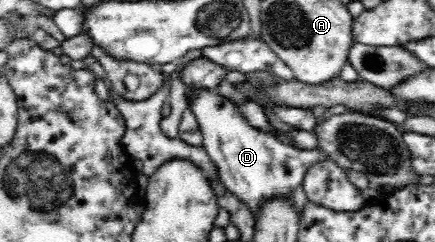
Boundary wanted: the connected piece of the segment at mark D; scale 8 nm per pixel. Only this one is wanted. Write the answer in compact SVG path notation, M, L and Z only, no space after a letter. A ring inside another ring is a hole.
M195 87L186 88L187 104L190 106L192 116L196 117L197 123L202 133L202 146L209 158L215 163L219 182L224 185L230 193L247 205L251 215L256 220L256 216L263 205L270 200L287 199L292 201L295 188L303 182L305 173L311 164L325 160L325 155L317 149L300 149L281 141L275 134L263 133L257 128L250 126L248 120L241 115L241 111L233 105L233 101L223 97L216 91Z

